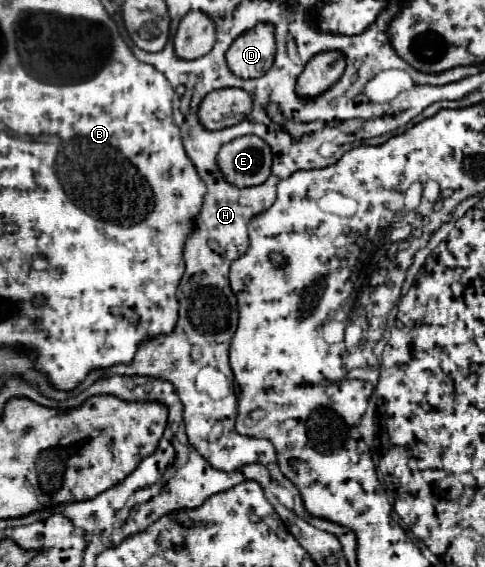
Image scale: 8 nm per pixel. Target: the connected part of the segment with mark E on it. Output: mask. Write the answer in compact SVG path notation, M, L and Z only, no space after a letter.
M256 135L236 137L222 145L218 167L224 179L236 187L262 185L270 175L272 151L268 143Z

